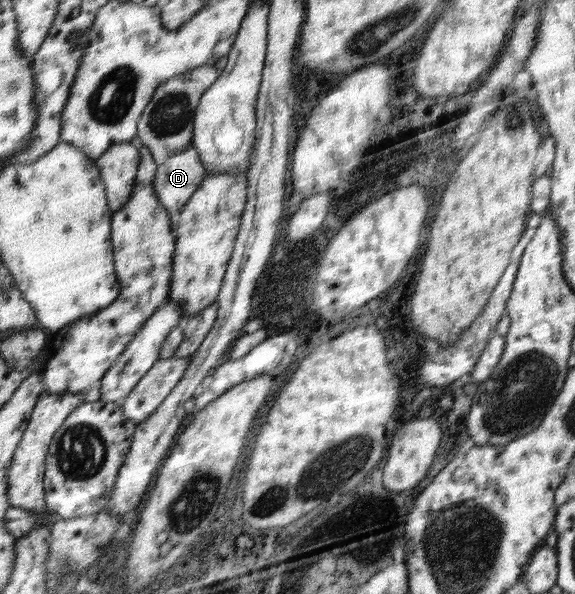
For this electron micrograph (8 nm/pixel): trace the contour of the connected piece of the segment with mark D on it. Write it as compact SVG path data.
M192 146L167 158L158 167L152 186L160 203L178 215L201 187L205 167Z

